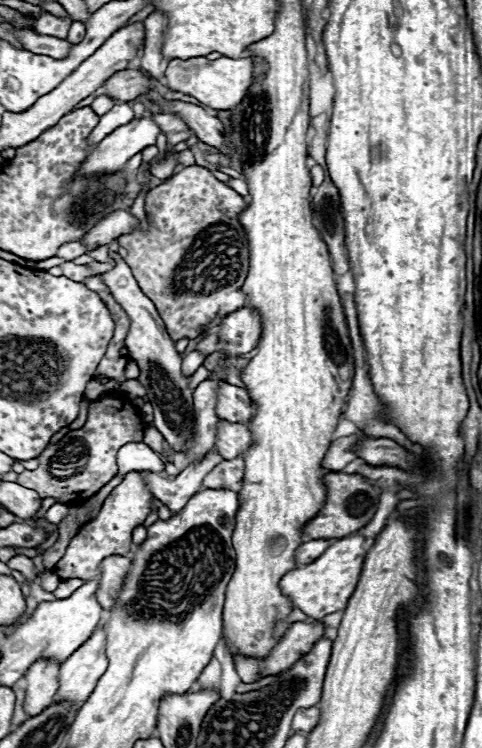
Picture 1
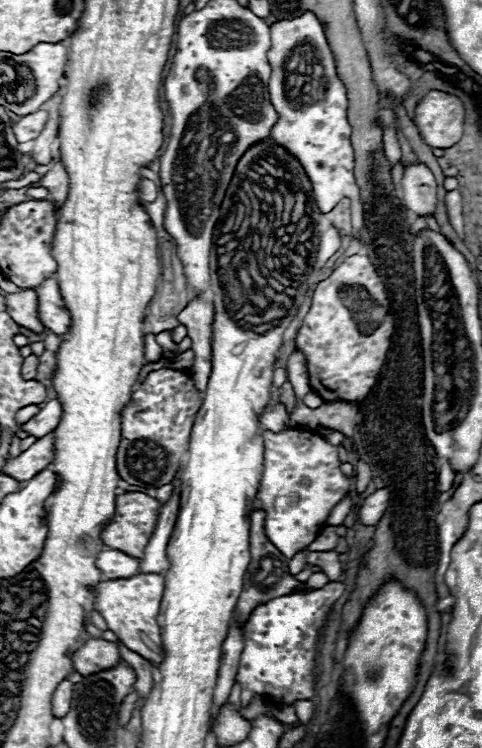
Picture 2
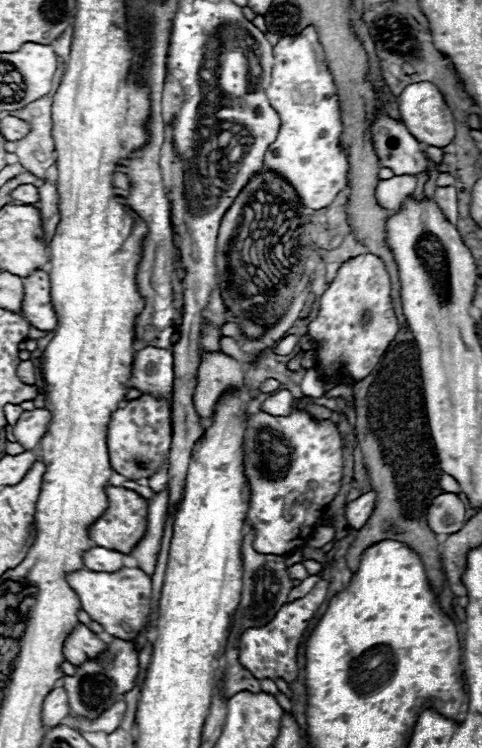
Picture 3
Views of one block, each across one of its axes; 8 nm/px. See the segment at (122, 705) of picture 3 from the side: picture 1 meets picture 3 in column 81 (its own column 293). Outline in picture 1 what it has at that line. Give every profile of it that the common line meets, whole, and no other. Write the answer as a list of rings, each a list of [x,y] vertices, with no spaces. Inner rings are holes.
[[[300,708],[292,720],[292,730],[294,732],[310,732],[316,724],[320,722],[320,708]]]

